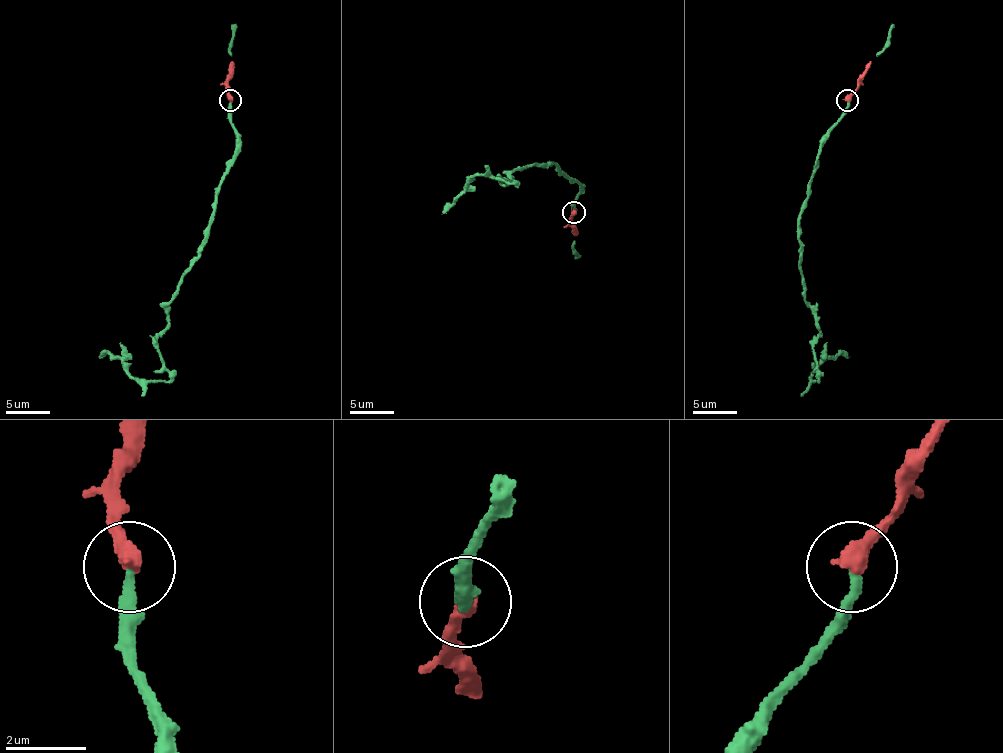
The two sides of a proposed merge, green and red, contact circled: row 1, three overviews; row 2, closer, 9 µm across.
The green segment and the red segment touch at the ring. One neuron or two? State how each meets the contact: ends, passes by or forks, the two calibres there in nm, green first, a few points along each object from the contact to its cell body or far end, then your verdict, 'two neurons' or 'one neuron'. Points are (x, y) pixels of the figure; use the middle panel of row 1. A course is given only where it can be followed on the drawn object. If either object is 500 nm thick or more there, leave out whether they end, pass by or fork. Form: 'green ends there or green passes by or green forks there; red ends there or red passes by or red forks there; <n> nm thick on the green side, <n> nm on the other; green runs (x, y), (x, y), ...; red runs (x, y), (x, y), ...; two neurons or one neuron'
green ends there; red ends there; 240 nm thick on the green side, 460 nm on the other; green runs (573, 211), (580, 185), (544, 165), (520, 167), (506, 185), (500, 180), (513, 182), (473, 176), (442, 213); red runs (573, 211), (571, 224), (575, 236); one neuron

